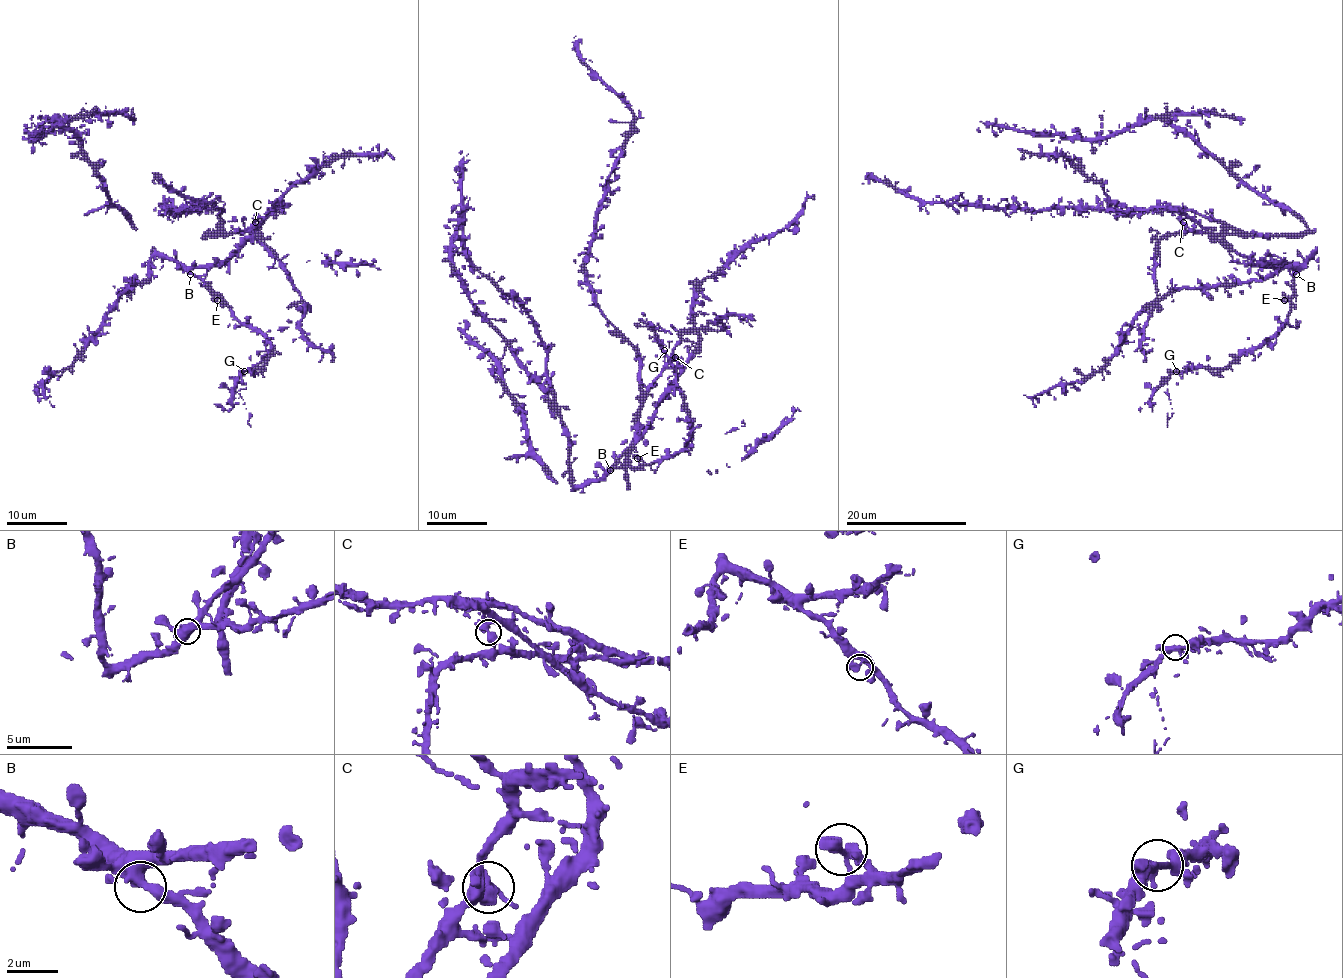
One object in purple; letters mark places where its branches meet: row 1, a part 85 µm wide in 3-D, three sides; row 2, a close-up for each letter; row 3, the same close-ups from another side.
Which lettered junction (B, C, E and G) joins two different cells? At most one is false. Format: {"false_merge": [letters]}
{"false_merge": []}

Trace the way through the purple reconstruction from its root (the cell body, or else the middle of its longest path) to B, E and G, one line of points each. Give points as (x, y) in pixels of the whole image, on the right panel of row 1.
B: (1237, 253), (1290, 266), (1296, 274)
E: (1237, 253), (1290, 266), (1294, 271), (1293, 294), (1284, 300)
G: (1237, 253), (1290, 266), (1294, 271), (1288, 319), (1270, 337), (1255, 348), (1244, 350), (1223, 368), (1176, 371)

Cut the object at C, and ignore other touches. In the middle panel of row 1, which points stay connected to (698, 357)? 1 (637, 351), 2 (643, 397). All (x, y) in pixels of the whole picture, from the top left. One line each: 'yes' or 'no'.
1: no
2: no

